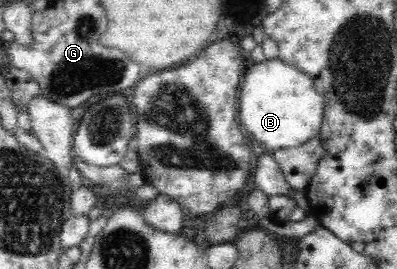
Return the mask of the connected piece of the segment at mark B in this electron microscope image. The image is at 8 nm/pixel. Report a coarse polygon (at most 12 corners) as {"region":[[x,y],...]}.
{"region":[[279,58],[240,86],[239,121],[266,151],[319,135],[324,99]]}

